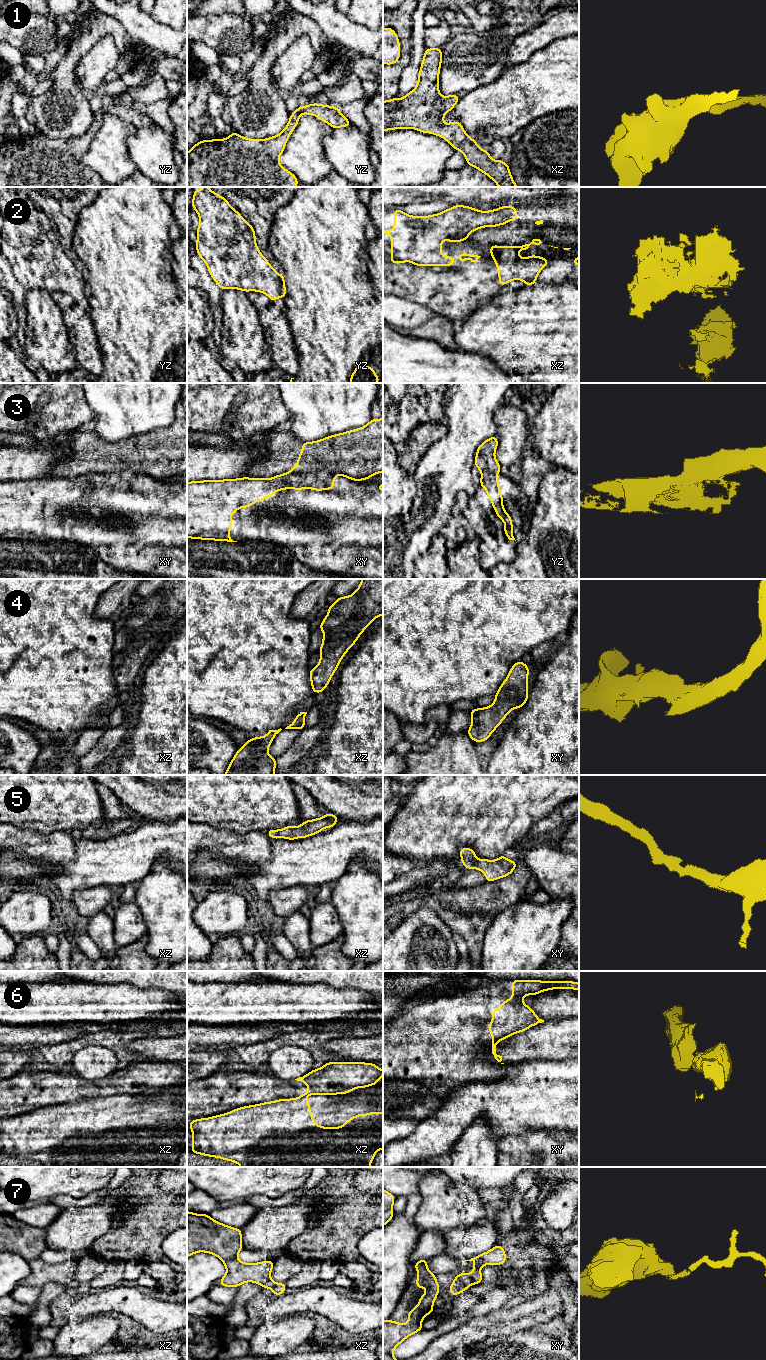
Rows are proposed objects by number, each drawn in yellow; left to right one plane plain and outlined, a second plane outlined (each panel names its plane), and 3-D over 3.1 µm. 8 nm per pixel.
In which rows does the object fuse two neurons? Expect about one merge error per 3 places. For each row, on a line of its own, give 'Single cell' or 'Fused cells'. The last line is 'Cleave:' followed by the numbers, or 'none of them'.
1: Single cell
2: Fused cells
3: Fused cells
4: Single cell
5: Single cell
6: Fused cells
7: Fused cells
Cleave: 2, 3, 6, 7

